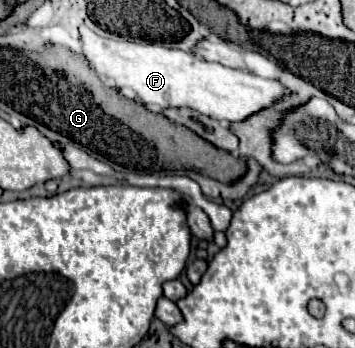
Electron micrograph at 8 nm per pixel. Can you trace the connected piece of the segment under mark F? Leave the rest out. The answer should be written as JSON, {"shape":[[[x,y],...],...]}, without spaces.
{"shape":[[[79,29],[83,57],[89,67],[115,89],[129,89],[149,109],[163,107],[191,107],[207,117],[223,121],[243,121],[247,115],[267,107],[273,99],[285,93],[279,81],[265,79],[247,71],[209,63],[193,53],[165,47],[159,41],[127,39],[119,35],[102,36],[99,30]]]}

